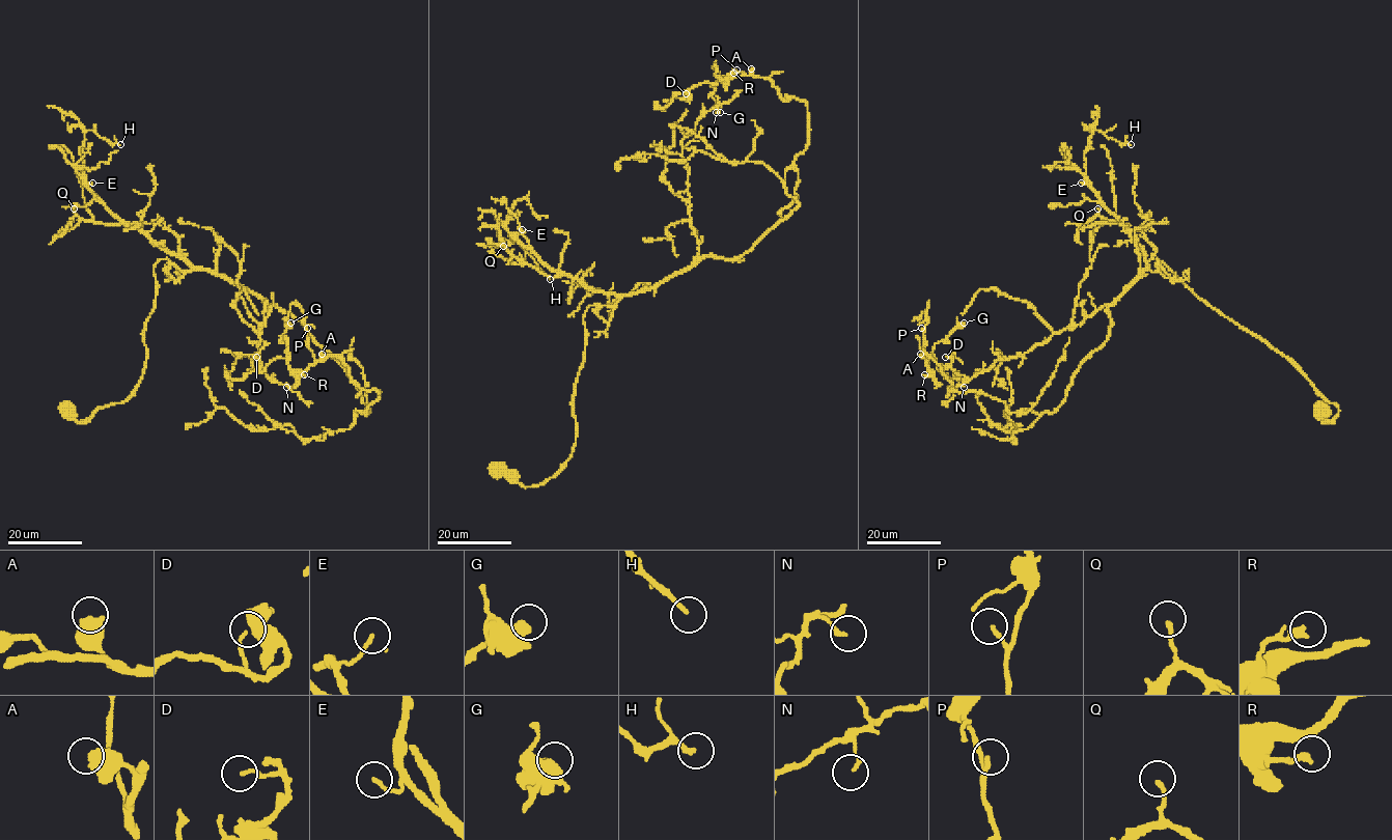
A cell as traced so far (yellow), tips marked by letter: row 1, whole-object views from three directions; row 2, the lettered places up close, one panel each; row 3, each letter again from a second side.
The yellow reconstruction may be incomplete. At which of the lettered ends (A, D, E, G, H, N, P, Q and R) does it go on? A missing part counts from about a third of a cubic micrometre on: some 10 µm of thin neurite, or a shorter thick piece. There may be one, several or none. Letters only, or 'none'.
none

